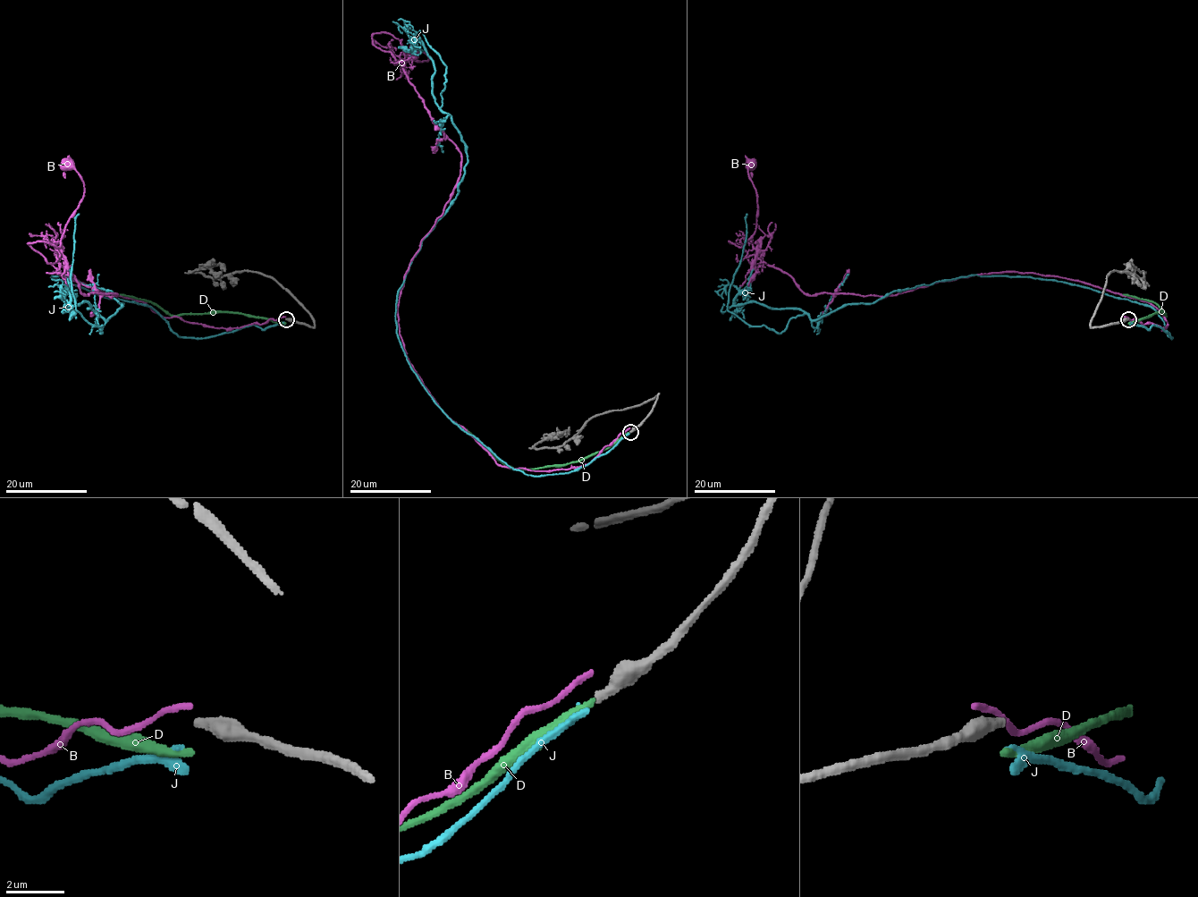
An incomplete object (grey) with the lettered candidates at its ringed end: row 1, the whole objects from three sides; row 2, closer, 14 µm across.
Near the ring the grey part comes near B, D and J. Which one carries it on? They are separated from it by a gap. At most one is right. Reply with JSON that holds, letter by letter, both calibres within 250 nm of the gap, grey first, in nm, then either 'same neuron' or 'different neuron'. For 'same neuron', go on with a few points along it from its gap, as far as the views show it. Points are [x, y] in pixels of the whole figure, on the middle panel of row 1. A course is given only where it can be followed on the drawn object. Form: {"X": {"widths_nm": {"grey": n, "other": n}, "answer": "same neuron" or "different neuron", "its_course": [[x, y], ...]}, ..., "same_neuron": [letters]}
{"B": {"widths_nm": {"grey": 360, "other": 240}, "answer": "different neuron"}, "D": {"widths_nm": {"grey": 360, "other": 260}, "answer": "different neuron"}, "J": {"widths_nm": {"grey": 360, "other": 200}, "answer": "different neuron"}, "same_neuron": []}

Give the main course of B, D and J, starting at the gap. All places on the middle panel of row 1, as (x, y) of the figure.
B: (628, 430), (578, 467), (501, 467), (408, 359), (404, 278), (460, 174), (372, 36), (428, 59), (412, 55)
D: (629, 432), (611, 445), (575, 461), (534, 469), (513, 469), (494, 458), (462, 427)
J: (628, 433), (527, 475), (410, 366), (397, 293), (468, 162), (419, 30), (423, 51)

